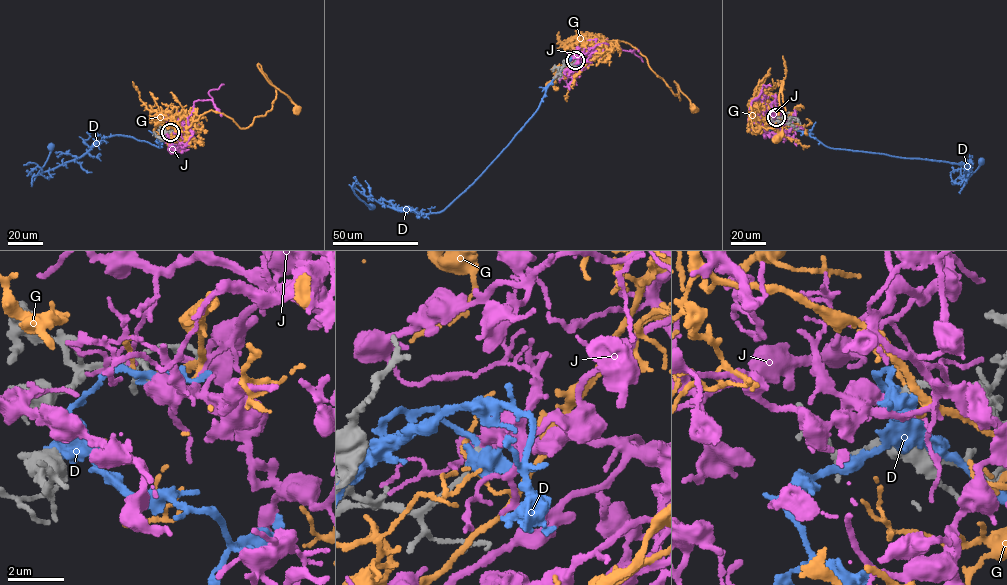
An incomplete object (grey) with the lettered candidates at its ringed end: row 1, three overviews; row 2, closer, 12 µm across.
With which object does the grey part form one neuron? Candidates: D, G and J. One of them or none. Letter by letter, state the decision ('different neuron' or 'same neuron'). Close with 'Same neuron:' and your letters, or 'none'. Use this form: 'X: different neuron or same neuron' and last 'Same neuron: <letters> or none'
D: different neuron
G: different neuron
J: same neuron
Same neuron: J

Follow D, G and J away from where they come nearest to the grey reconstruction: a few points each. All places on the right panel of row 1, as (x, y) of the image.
D: (777, 117), (791, 128), (831, 148), (965, 165), (967, 177), (959, 177), (953, 184), (969, 176), (980, 161)
G: (778, 117), (763, 108), (751, 113), (748, 104), (753, 130), (774, 128), (785, 114), (783, 82), (776, 138)
J: (776, 117), (763, 108), (760, 98), (763, 85), (771, 86)

